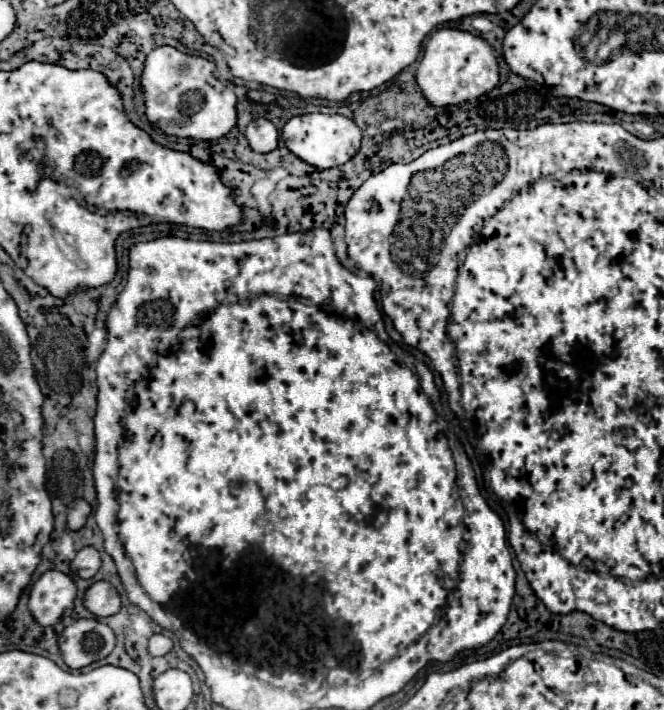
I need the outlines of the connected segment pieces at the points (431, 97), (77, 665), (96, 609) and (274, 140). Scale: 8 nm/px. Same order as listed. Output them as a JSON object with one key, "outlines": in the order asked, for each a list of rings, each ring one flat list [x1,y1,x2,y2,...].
{"outlines":[[[448,28,436,30,430,36,416,70,418,88,426,102,434,108,466,104,482,94,488,94,498,84,498,80,498,62,488,42,470,32]],[[90,618,90,620,74,620,62,632,60,650,64,662,72,670,86,668,102,658,106,658,114,648,114,632]],[[94,582,84,592,84,608,96,618,106,618,106,616,116,614,120,606,122,606,120,596,116,588,108,582]],[[258,118,258,120,250,122,244,134,246,134,250,148,258,154,268,154,278,148,278,130,266,118]]]}

